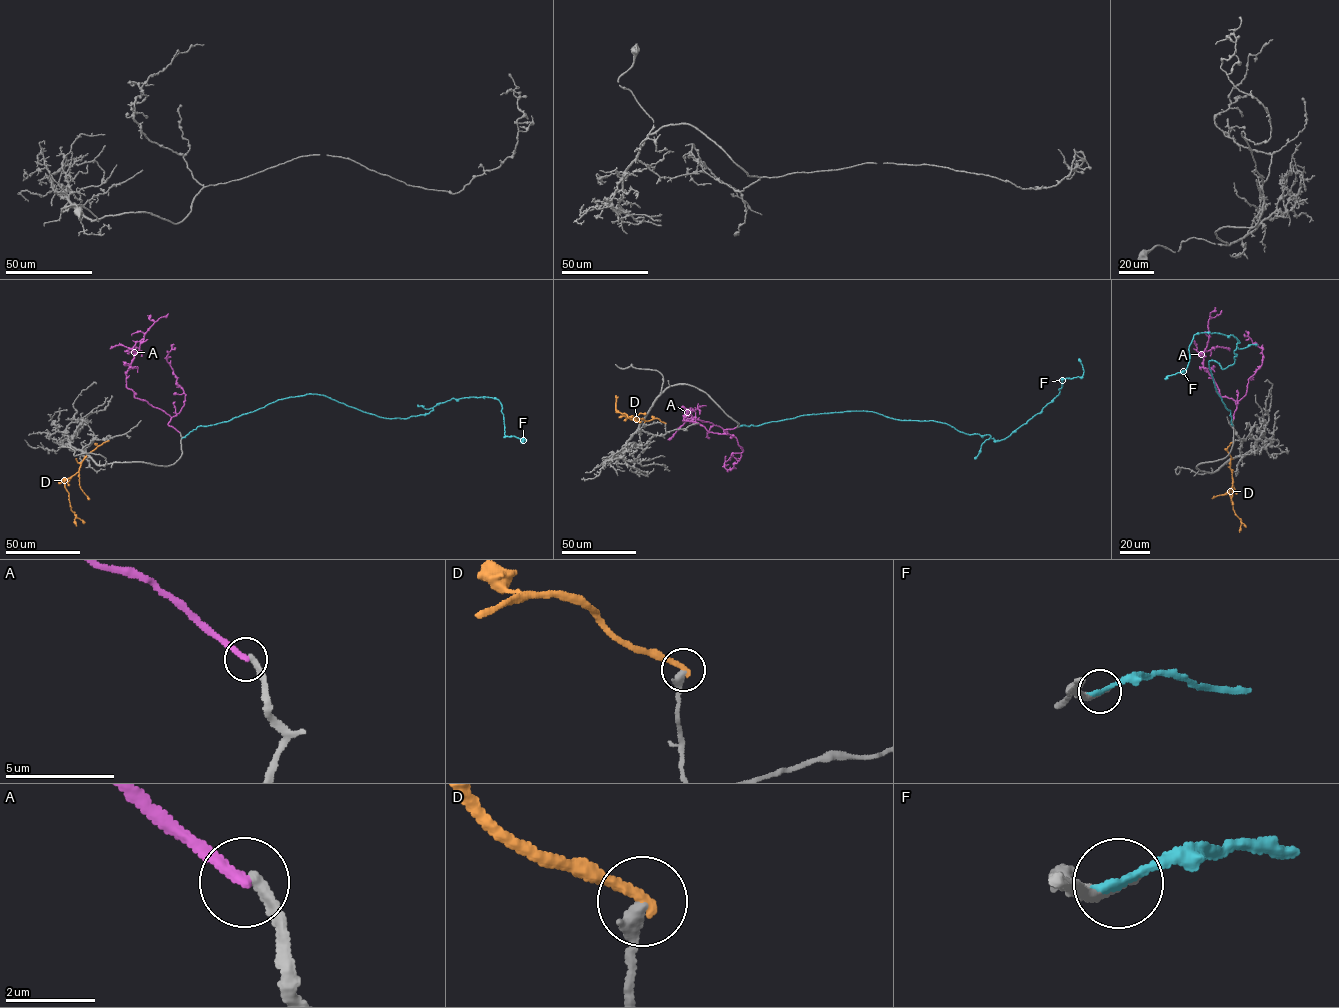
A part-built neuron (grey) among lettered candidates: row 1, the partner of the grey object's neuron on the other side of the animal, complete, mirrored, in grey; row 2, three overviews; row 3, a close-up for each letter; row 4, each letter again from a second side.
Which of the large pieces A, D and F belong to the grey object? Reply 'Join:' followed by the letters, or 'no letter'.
Join: no letter

